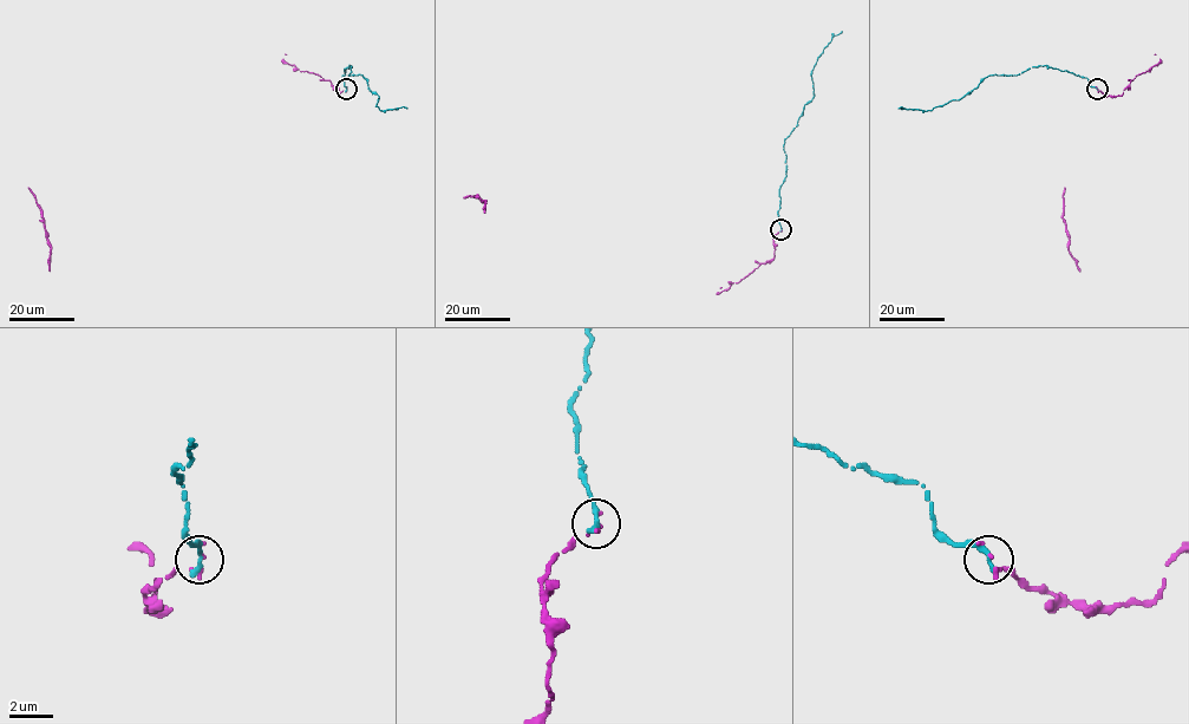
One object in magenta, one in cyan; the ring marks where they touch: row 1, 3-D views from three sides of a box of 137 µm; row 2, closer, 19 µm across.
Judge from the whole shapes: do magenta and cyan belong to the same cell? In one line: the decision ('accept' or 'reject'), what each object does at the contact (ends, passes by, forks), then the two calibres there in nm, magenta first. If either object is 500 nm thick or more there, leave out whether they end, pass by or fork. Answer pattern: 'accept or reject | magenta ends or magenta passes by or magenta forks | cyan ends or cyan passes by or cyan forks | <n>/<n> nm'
accept | magenta ends | cyan ends | 200/320 nm

